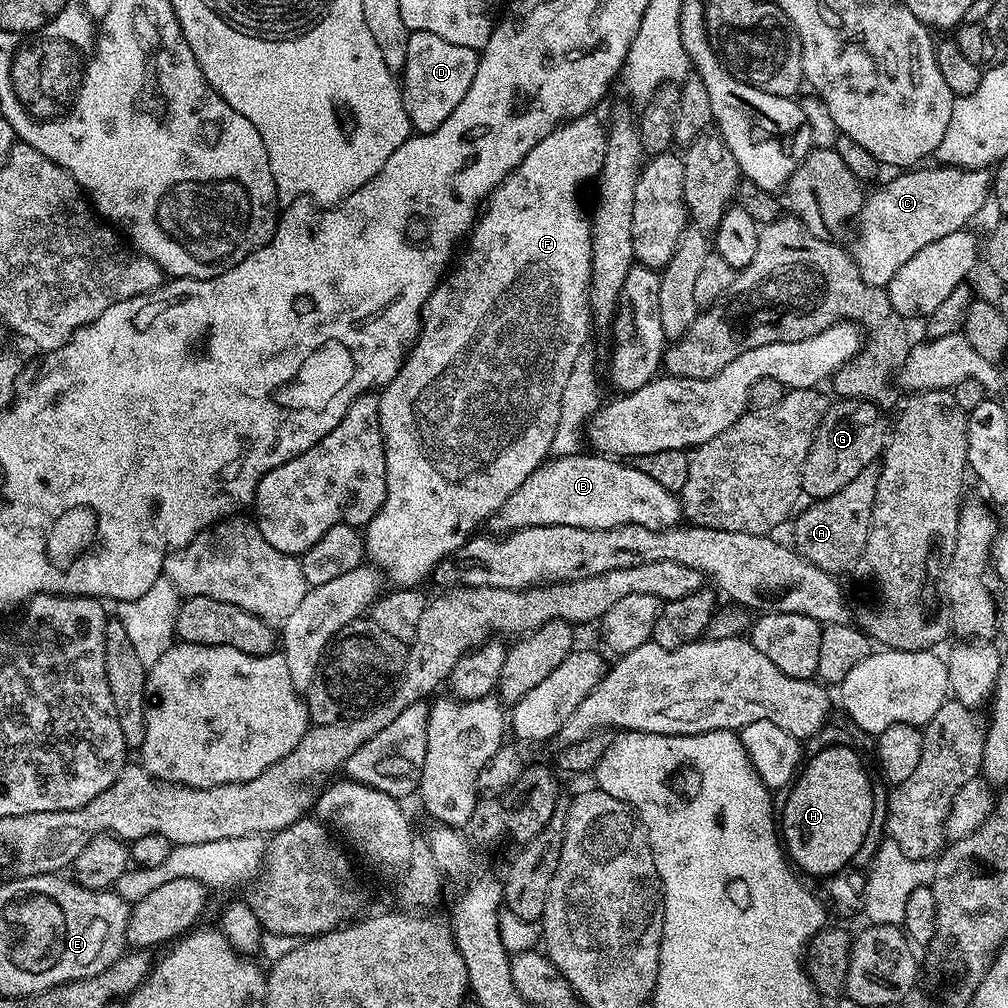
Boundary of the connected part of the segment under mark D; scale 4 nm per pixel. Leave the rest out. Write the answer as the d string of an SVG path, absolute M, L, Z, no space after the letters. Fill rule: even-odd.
M409 32L406 42L406 62L402 69L402 99L404 109L417 133L433 132L454 114L458 102L466 98L480 61L477 49L454 46L438 34Z

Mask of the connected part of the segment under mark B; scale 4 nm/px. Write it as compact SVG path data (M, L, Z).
M573 454L549 458L512 494L495 517L495 531L507 534L530 526L578 526L579 528L617 528L623 524L637 524L647 528L675 528L682 520L680 497L675 492L658 486L650 474L638 470L631 463L603 454Z

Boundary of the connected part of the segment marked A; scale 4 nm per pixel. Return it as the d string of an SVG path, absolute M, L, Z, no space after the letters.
M879 467L862 470L858 478L846 482L842 490L824 500L809 503L809 508L796 520L795 551L814 566L833 574L847 573L858 562L862 550L866 550L866 538L872 525L872 507Z

